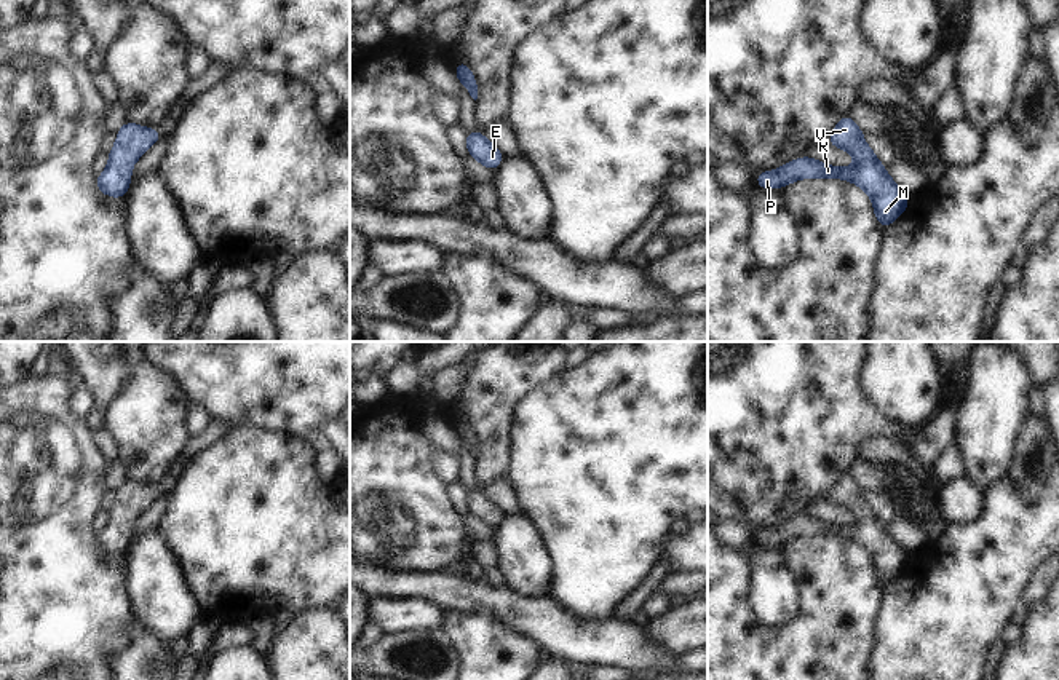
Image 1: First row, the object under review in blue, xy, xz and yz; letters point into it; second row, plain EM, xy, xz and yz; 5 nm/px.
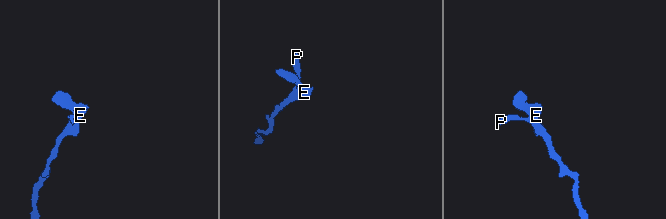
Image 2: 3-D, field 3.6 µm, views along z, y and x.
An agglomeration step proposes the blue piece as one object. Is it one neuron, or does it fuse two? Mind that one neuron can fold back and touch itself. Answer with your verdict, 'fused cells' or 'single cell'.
single cell

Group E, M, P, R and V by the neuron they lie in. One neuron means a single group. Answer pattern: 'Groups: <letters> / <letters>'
Groups: E M P R V.

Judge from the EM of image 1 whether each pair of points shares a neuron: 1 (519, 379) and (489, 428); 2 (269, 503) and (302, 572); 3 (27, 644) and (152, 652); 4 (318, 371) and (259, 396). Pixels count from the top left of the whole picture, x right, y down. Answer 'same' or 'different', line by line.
1: same
2: same
3: different
4: same

